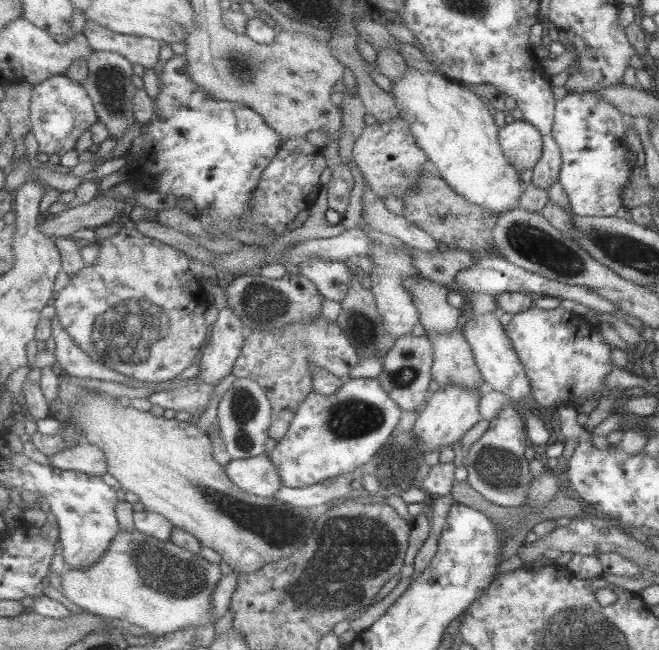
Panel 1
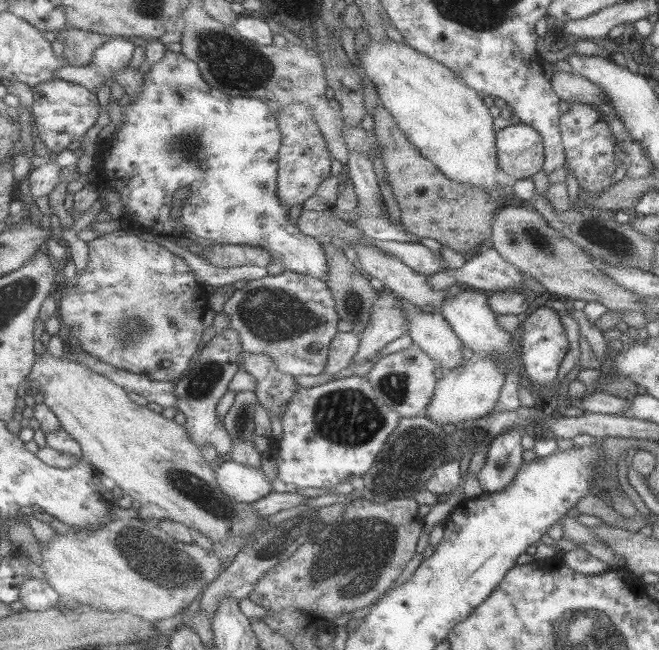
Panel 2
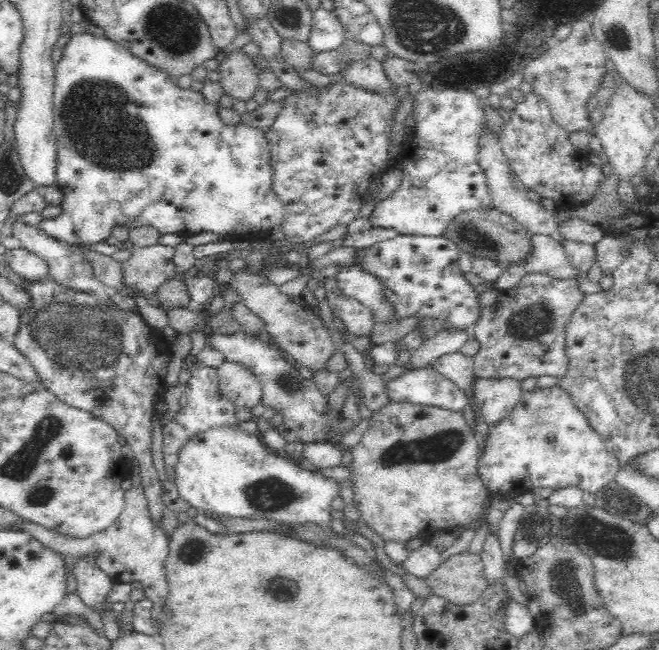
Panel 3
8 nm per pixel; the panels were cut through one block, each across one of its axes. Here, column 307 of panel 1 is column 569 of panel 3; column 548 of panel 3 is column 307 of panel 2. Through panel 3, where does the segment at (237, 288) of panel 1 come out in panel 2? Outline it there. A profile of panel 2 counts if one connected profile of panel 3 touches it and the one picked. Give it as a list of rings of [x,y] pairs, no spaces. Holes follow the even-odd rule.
[[[293,270],[267,275],[235,290],[223,310],[231,318],[231,327],[239,332],[242,348],[269,353],[283,372],[296,377],[326,372],[330,344],[339,334],[337,324],[341,321],[327,280]]]

